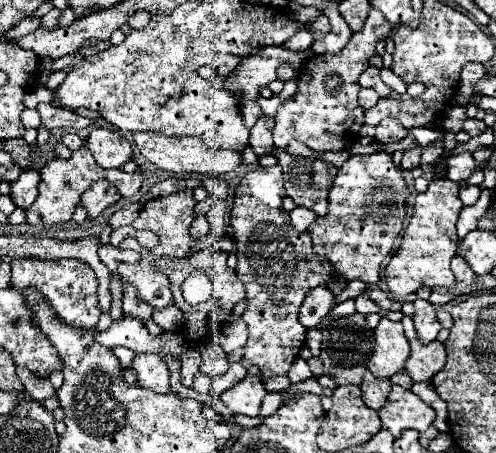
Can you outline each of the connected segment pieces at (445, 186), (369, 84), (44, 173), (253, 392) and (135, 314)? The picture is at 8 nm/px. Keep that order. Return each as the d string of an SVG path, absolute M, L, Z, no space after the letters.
M437 178L429 184L427 192L417 194L413 204L413 216L409 226L405 228L403 242L395 256L389 260L385 268L385 280L389 286L389 292L393 298L401 300L413 292L417 292L421 286L447 286L451 288L455 284L455 276L449 268L451 258L457 250L457 218L463 208L459 200L461 186L447 178Z
M369 66L367 70L361 72L359 84L361 84L363 88L373 88L373 90L377 90L379 96L389 96L389 92L391 92L391 88L389 88L387 84L383 84L383 80L379 78L379 68L375 68L375 66Z
M81 146L79 150L75 150L71 154L69 160L51 160L49 164L45 164L41 168L41 184L39 184L39 196L37 200L33 202L33 206L29 206L25 212L27 212L27 222L29 224L37 224L37 226L57 226L57 224L63 224L63 222L69 222L71 216L73 216L73 210L81 198L81 194L85 190L89 190L89 186L97 180L109 180L117 186L117 190L121 192L123 198L129 198L133 196L135 192L139 192L141 188L141 172L133 172L133 174L127 174L123 172L121 168L99 168L97 162L93 160L91 152L87 146Z
M245 376L241 382L237 382L235 386L231 386L221 394L221 402L231 412L245 416L259 416L265 394L267 390L263 388L263 382L257 376Z
M125 286L125 298L123 298L123 314L131 316L131 318L139 318L141 322L147 322L151 318L151 306L143 304L141 300L137 300L133 286Z

